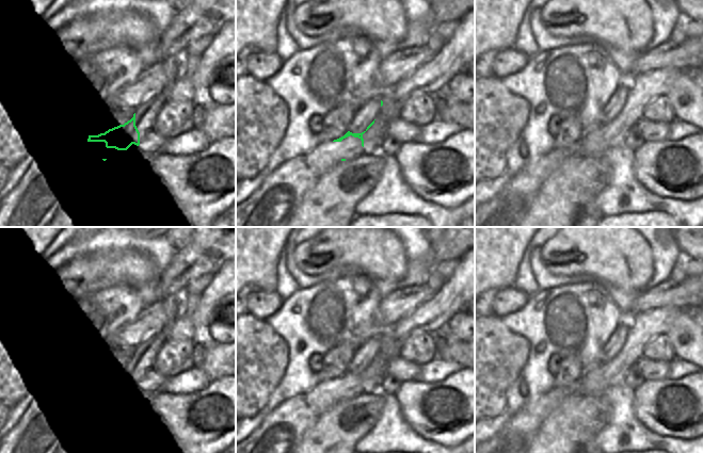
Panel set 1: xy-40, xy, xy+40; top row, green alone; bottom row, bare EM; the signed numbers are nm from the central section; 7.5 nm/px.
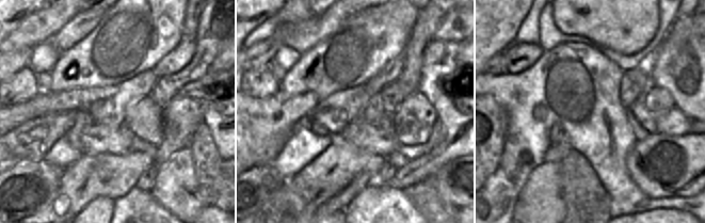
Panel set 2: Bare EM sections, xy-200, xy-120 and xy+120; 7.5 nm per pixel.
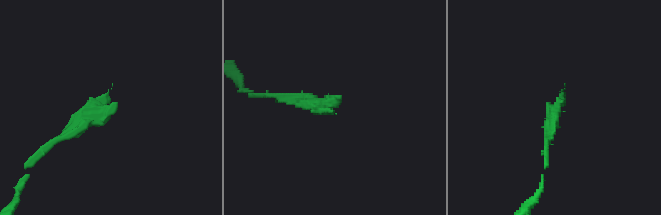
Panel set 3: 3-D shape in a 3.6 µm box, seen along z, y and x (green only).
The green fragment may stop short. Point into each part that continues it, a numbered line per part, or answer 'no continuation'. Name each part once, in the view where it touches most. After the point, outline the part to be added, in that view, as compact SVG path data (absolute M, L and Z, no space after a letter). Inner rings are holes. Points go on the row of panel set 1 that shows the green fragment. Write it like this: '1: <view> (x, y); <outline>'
1: xy-40 (128, 115); M128 110L127 112L125 112L124 114L121 115L118 120L114 124L114 127L124 125L125 123L127 123L128 120L130 120L133 117L133 114L134 114L134 110Z

